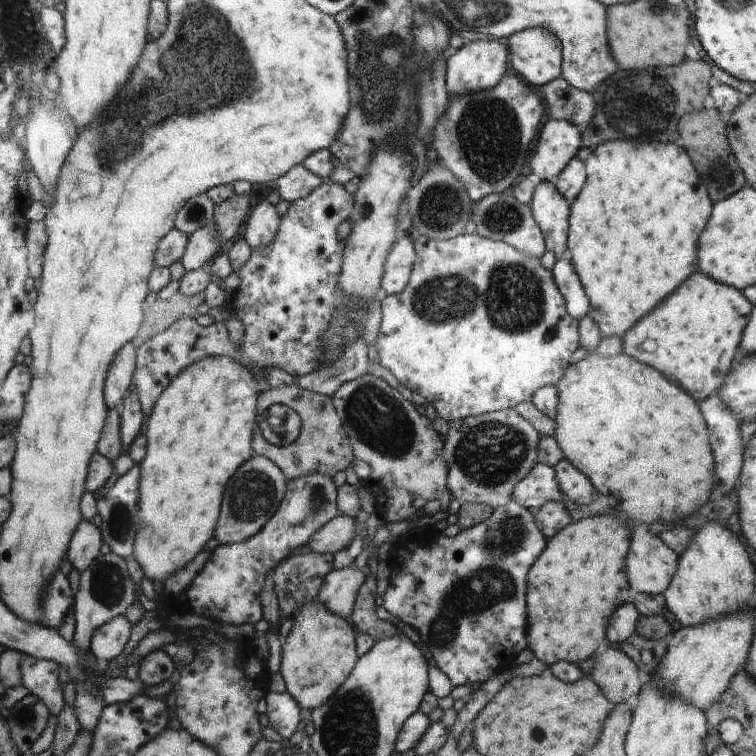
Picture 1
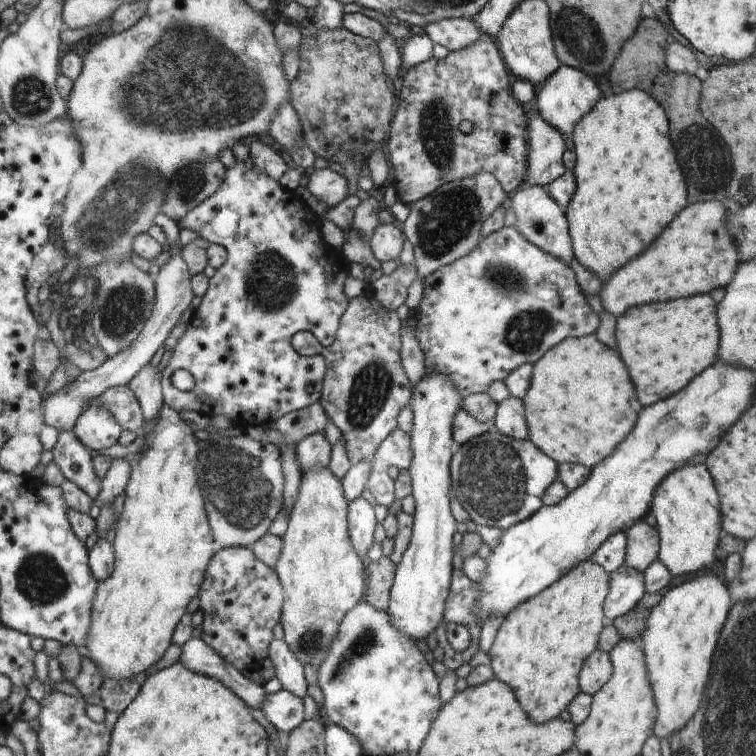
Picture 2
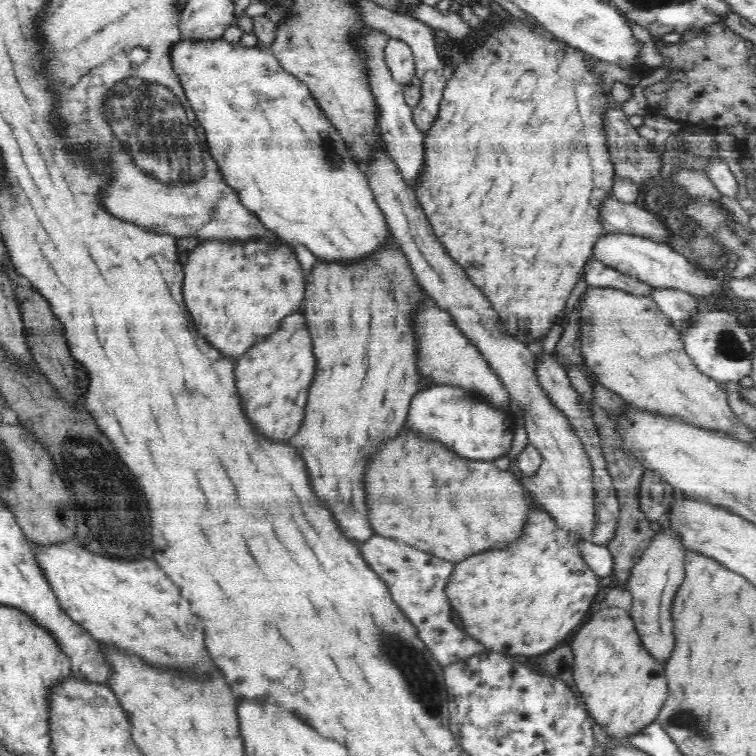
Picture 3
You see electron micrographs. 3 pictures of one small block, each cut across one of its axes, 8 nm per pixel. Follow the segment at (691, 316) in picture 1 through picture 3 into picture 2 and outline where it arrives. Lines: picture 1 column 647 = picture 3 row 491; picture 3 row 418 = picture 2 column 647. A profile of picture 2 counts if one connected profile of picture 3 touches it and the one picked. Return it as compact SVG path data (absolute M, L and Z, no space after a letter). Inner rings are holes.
M710 294L630 307L617 318L615 331L617 350L630 364L638 396L642 396L646 407L684 390L718 358L721 336L716 324L716 302Z

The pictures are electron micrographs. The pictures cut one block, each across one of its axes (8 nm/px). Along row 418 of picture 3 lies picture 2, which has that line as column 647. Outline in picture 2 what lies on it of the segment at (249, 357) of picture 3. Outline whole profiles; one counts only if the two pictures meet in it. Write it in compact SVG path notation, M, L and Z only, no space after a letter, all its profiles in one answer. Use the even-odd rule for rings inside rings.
M718 200L690 204L690 208L686 208L686 212L682 212L682 216L678 216L678 220L674 220L674 224L666 228L666 232L662 232L662 240L658 240L658 244L654 244L654 248L650 248L646 256L637 256L603 284L599 297L605 312L618 318L633 306L671 301L694 294L708 294L714 288L728 286L736 274L736 268L740 268L740 255L729 233L726 205Z

